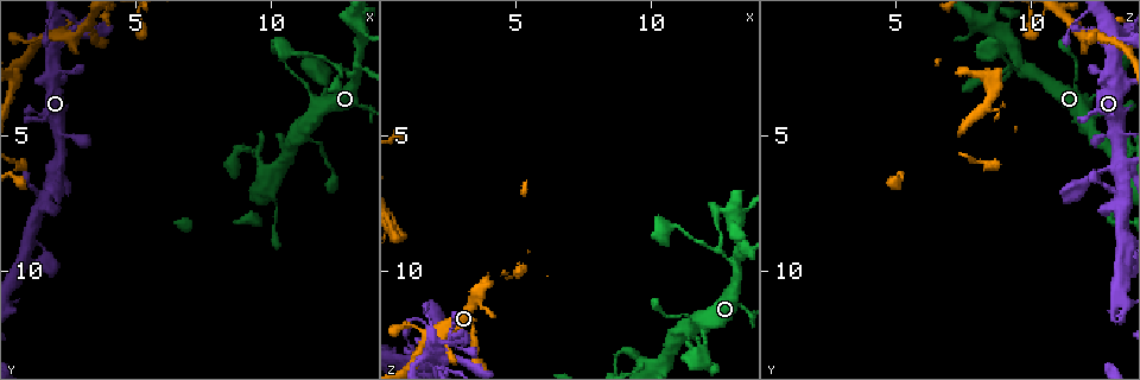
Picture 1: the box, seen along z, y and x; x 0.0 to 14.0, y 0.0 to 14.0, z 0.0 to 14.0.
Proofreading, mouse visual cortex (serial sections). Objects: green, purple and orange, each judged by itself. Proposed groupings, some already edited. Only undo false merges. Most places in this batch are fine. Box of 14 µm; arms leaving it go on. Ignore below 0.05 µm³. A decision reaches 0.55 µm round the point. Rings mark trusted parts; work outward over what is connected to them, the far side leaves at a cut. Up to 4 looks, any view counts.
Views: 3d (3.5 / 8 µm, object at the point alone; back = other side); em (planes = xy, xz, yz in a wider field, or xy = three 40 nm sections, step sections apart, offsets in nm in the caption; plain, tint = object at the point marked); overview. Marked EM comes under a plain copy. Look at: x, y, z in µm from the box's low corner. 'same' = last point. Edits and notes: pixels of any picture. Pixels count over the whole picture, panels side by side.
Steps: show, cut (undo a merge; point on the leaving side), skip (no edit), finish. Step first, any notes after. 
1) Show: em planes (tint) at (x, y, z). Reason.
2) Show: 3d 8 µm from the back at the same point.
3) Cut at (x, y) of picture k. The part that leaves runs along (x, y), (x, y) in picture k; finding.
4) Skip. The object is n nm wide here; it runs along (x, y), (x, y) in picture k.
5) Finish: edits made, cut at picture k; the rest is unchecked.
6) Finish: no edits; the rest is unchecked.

Show: 3d 3.5 µm at (12.5, 2.5, 9.3).

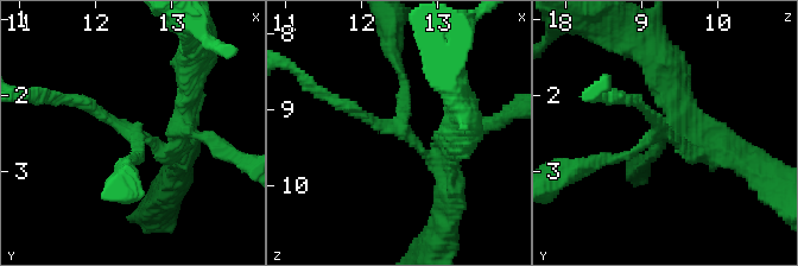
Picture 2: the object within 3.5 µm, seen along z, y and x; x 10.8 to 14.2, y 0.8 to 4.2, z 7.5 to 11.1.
Show: em planes (tint) at (12.60, 2.45, 9.25). 3 arms meet here; the arms are 150, 150, 250 nm wide; need the tissue.

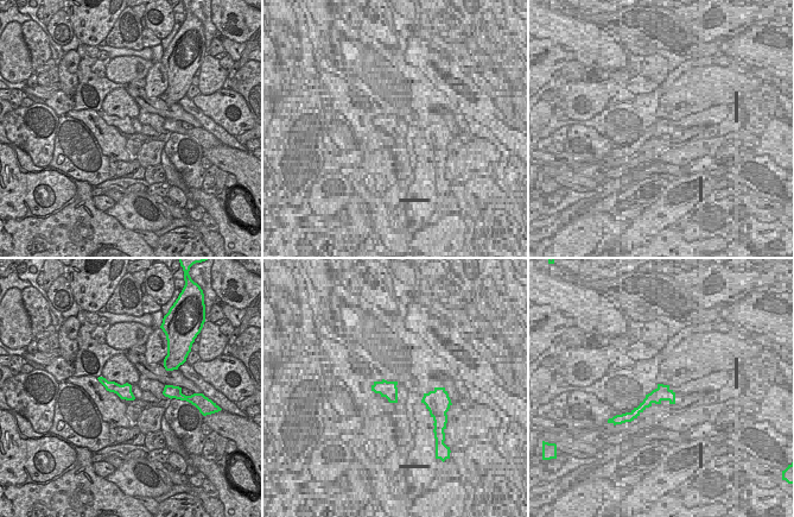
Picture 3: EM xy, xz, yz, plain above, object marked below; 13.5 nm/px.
Skip. The object is 190 nm wide here; it runs along (450, 184), (399, 130), (337, 102) in picture 2; one cell here.

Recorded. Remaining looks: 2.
Show: 3d 3.5 µm at (11.2, 4.9, 12.2).

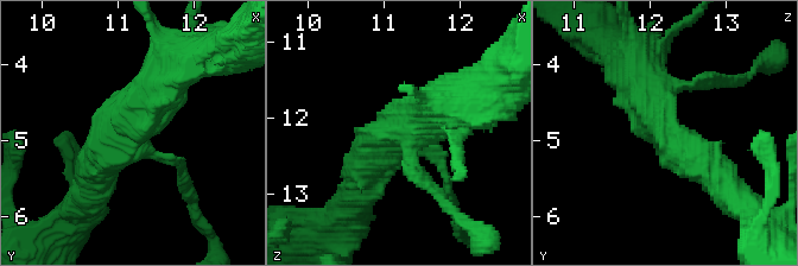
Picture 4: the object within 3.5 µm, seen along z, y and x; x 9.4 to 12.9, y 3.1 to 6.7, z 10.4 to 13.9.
Show: em planes (tint) at (11.10, 5.00, 12.25). 3 arms meet here; the arms are 100, 500, 600 nm wide; now the EM.

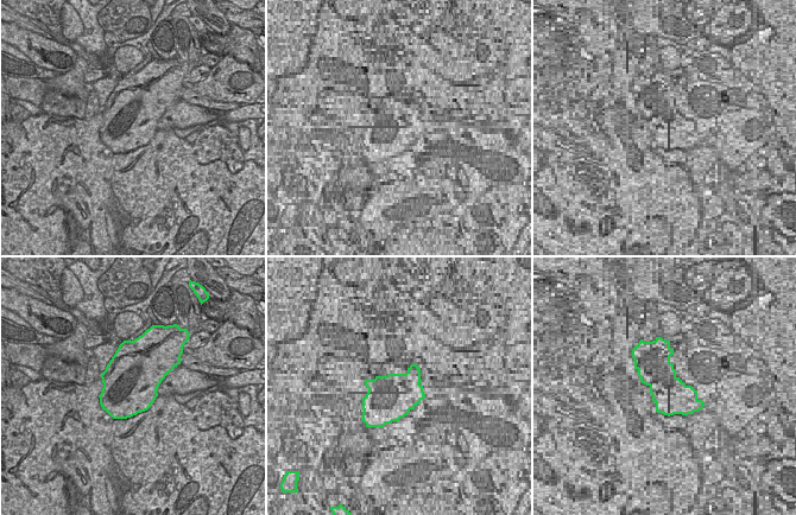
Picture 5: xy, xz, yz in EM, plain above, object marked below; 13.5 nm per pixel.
Skip. It runs along (641, 76), (657, 124), (721, 182) in picture 4; continuous, no second cell.

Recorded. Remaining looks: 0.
Finish: no edits; the rest is unchecked.

